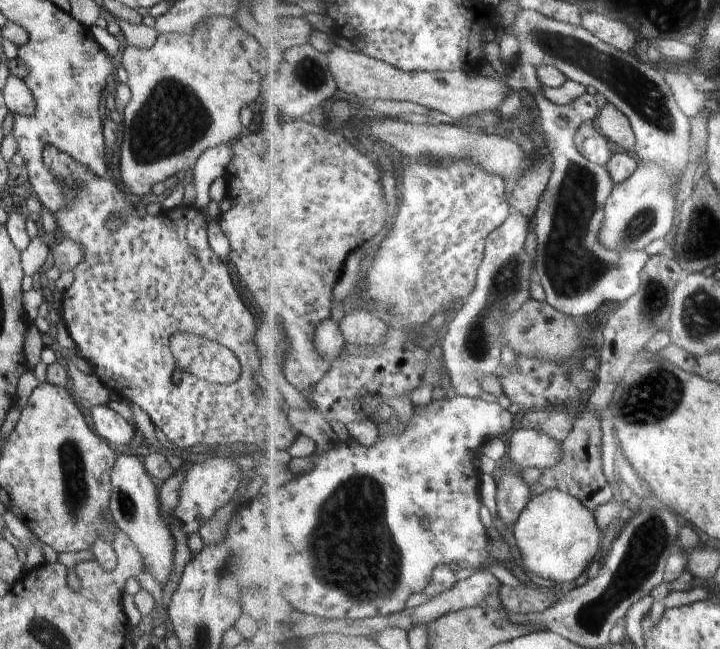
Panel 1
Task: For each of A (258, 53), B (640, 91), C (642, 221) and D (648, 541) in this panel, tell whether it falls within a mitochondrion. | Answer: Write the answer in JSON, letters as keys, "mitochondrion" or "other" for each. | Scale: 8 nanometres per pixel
{"A":"other","B":"mitochondrion","C":"mitochondrion","D":"mitochondrion"}

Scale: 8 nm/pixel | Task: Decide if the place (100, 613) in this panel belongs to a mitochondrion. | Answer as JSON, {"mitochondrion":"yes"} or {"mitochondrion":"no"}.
{"mitochondrion":"no"}

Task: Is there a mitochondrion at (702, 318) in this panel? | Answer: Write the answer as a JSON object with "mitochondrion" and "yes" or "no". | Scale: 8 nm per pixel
{"mitochondrion":"yes"}

